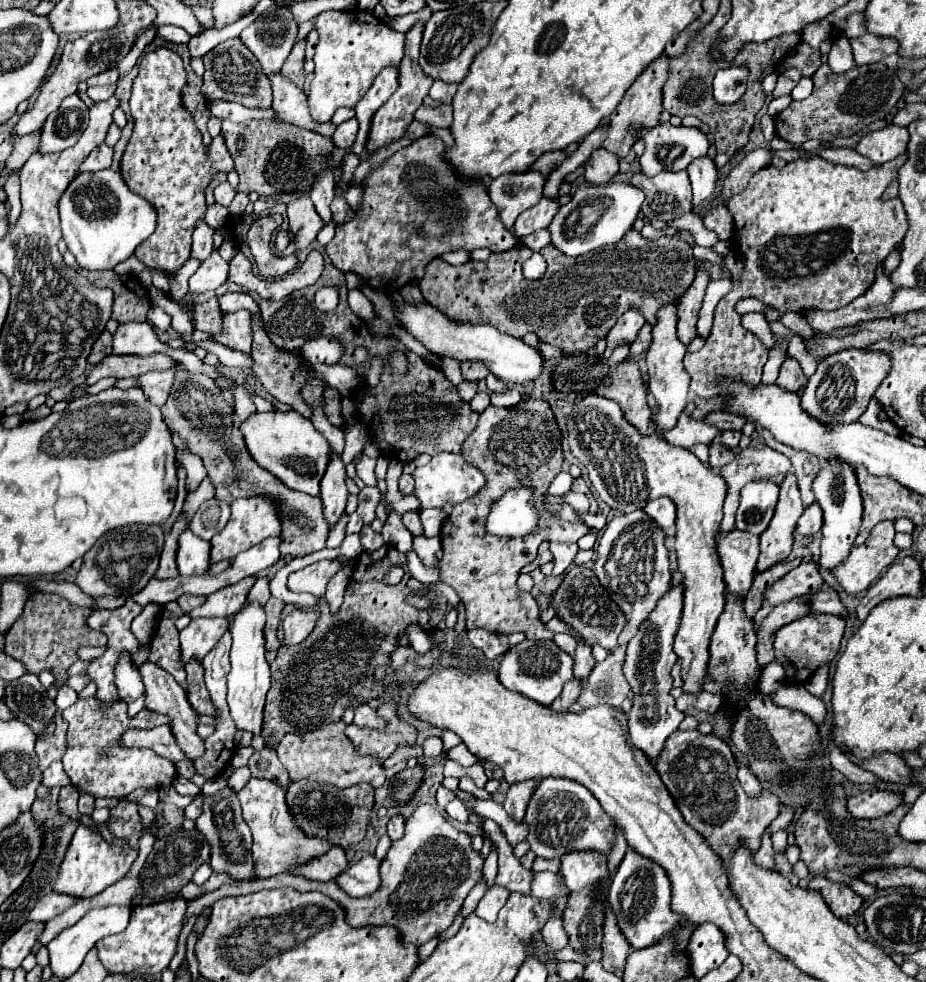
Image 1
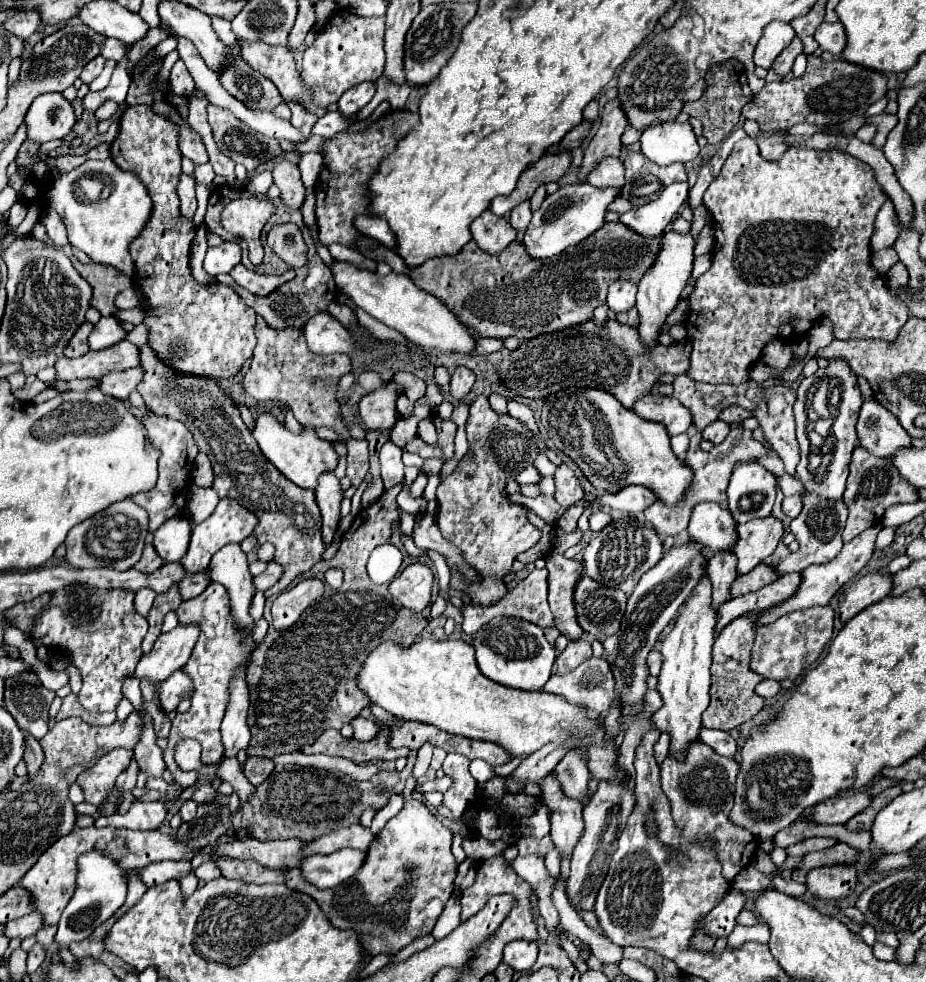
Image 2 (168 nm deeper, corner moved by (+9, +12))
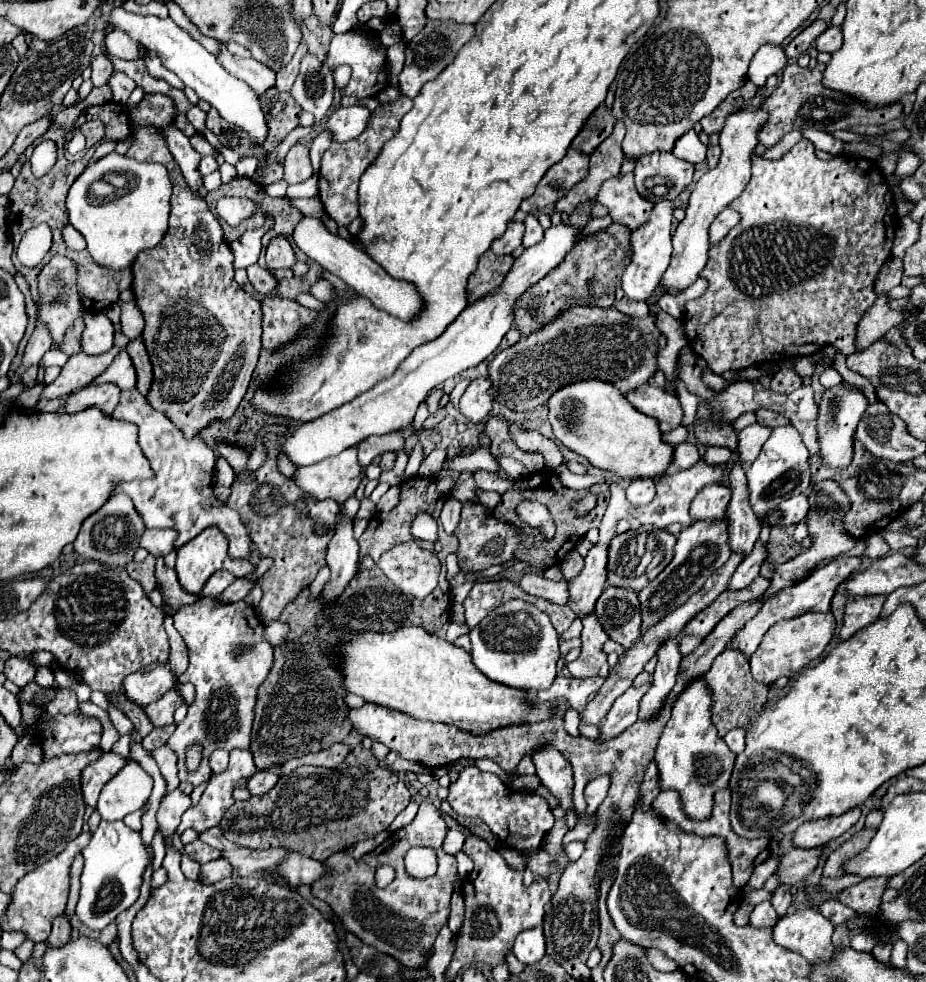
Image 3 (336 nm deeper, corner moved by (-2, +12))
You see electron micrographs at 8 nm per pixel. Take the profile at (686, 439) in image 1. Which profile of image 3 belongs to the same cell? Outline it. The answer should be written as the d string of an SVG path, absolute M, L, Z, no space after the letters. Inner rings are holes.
M640 385L640 389L626 393L626 399L640 413L654 417L660 425L660 431L664 433L676 429L682 421L682 407L678 397L656 385Z

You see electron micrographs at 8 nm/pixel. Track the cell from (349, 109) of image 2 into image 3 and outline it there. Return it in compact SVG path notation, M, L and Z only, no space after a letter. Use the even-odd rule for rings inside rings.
M362 105L356 107L340 107L326 119L326 131L332 133L332 141L344 143L354 139L360 131L364 131L364 125L368 123L370 111Z

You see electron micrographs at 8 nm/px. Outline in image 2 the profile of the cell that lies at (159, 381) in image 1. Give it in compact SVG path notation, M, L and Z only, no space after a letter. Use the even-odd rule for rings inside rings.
M141 367L125 369L121 373L109 373L109 375L103 377L103 381L99 383L99 387L107 395L113 395L117 399L129 399L131 391L137 389L137 385L141 383L143 375L145 375L145 371Z

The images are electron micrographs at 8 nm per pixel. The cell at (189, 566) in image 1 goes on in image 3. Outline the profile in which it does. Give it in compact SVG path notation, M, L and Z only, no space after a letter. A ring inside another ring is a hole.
M144 529L140 537L140 547L152 555L168 555L174 549L176 531L172 529Z

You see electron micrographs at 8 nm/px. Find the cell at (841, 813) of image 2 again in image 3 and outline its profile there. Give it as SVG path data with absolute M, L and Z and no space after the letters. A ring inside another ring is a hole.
M856 807L856 809L852 809L844 815L838 815L838 817L804 823L794 831L792 845L798 847L798 849L826 847L830 841L834 841L842 833L846 833L858 819L860 819L860 809Z

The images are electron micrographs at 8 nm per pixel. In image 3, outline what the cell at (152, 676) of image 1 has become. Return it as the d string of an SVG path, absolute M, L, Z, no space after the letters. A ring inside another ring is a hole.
M162 727L162 729L158 729L158 731L150 731L150 733L142 739L142 747L144 747L146 751L152 751L152 749L164 745L172 733L174 733L174 727Z

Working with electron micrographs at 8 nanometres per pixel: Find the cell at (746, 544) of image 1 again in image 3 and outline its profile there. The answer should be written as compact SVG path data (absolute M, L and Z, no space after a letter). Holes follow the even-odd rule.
M706 485L694 497L690 505L692 519L722 519L730 501L730 489L726 485Z

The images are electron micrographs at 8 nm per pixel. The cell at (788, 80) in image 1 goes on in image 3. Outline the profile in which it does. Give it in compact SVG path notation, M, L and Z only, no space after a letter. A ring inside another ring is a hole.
M816 19L816 21L814 21L812 25L808 25L796 39L792 39L792 43L786 47L786 55L788 55L790 59L798 59L798 57L812 45L812 41L814 41L820 33L826 31L826 27L828 27L826 21Z

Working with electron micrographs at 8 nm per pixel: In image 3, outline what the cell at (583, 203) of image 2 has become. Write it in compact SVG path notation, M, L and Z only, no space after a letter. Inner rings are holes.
M592 201L580 205L572 215L570 215L570 225L558 225L550 227L544 231L544 239L528 247L510 267L510 273L504 277L500 283L500 289L494 289L488 293L488 297L482 297L476 301L476 305L468 305L464 313L458 315L454 323L434 341L420 345L412 355L408 355L402 365L392 373L392 377L378 381L372 389L360 393L352 401L340 405L338 409L304 423L296 427L290 435L286 435L280 451L286 453L286 457L296 465L296 467L306 467L314 465L326 457L338 455L348 447L358 445L360 441L368 439L370 435L386 435L394 431L408 429L408 425L414 421L418 405L424 401L424 397L442 385L446 379L460 375L462 371L476 367L482 363L488 355L492 355L504 335L510 331L514 317L512 317L512 305L516 303L516 297L524 293L524 289L530 289L536 281L540 281L550 269L554 269L566 253L578 243L576 235L578 231L590 221L590 205Z

